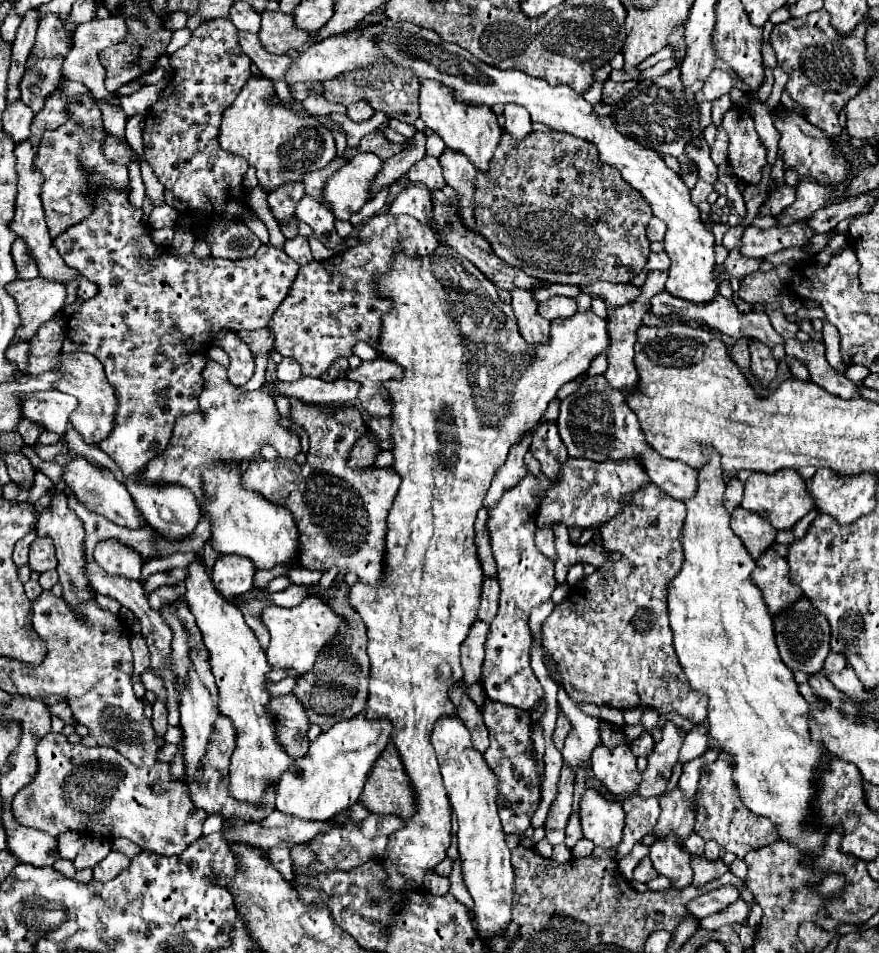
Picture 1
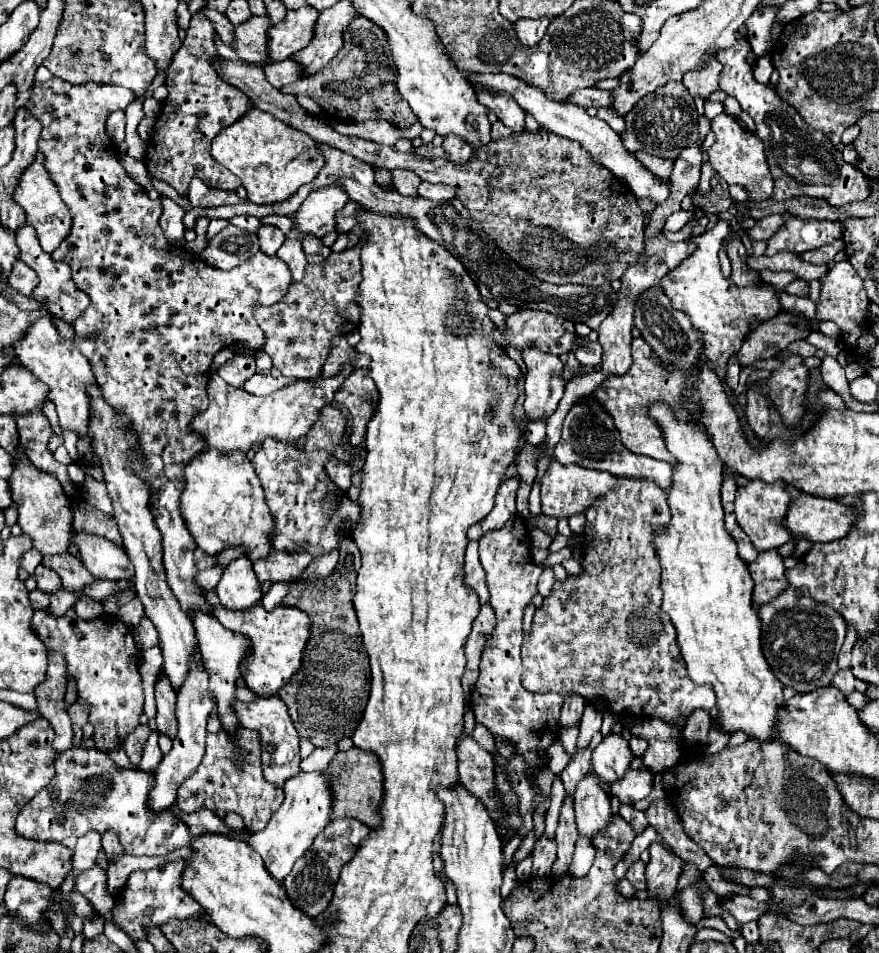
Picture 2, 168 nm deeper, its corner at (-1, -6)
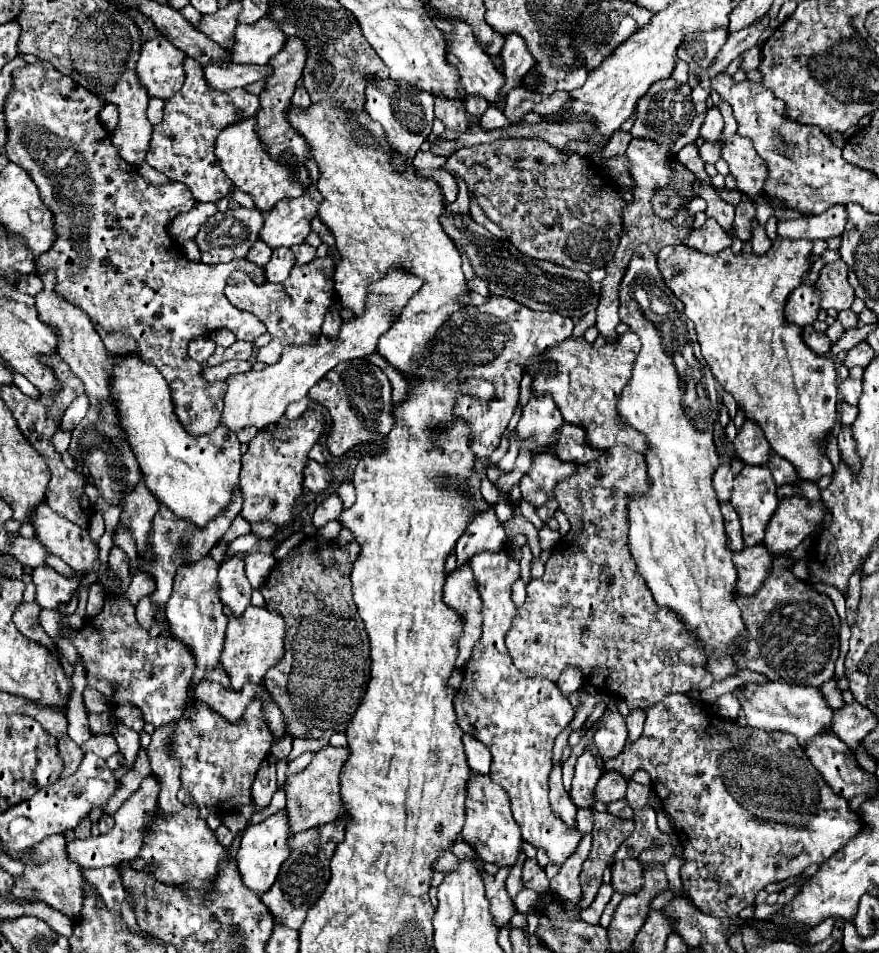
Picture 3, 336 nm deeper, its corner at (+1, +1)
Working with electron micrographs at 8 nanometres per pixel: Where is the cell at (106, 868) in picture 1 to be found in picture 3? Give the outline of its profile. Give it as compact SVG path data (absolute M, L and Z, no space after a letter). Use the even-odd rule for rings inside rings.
M63 834L49 836L49 840L41 840L41 844L33 846L31 850L33 850L33 856L37 856L37 866L25 864L23 874L15 876L11 894L25 902L37 902L37 900L45 902L75 922L79 918L81 902L83 902L83 890L81 890L83 876L81 876L81 870L77 868L77 864L73 864L65 856L66 841Z

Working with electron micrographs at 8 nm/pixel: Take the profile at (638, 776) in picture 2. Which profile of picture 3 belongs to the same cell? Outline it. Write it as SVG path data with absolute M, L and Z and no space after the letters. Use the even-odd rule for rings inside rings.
M603 772L601 780L597 782L597 792L593 792L595 800L599 802L615 802L625 798L625 790L627 790L627 780L617 774L617 772Z

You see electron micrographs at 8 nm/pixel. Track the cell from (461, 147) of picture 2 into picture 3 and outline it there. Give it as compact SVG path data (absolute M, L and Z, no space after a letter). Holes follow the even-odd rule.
M435 98L435 116L443 120L447 130L455 132L465 132L469 126L467 112L463 104L449 104L449 100L437 100Z

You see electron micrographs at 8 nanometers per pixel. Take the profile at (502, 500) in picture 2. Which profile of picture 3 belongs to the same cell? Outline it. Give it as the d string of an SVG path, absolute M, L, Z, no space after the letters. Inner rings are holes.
M489 508L467 526L463 536L457 540L457 568L471 562L473 556L481 552L501 552L505 544L505 532L501 522L495 516L495 510Z

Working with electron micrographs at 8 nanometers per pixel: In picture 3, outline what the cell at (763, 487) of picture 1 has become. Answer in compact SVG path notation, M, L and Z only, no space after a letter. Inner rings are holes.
M745 466L735 476L729 502L739 514L745 546L761 544L765 528L779 504L773 494L771 472L761 466Z

